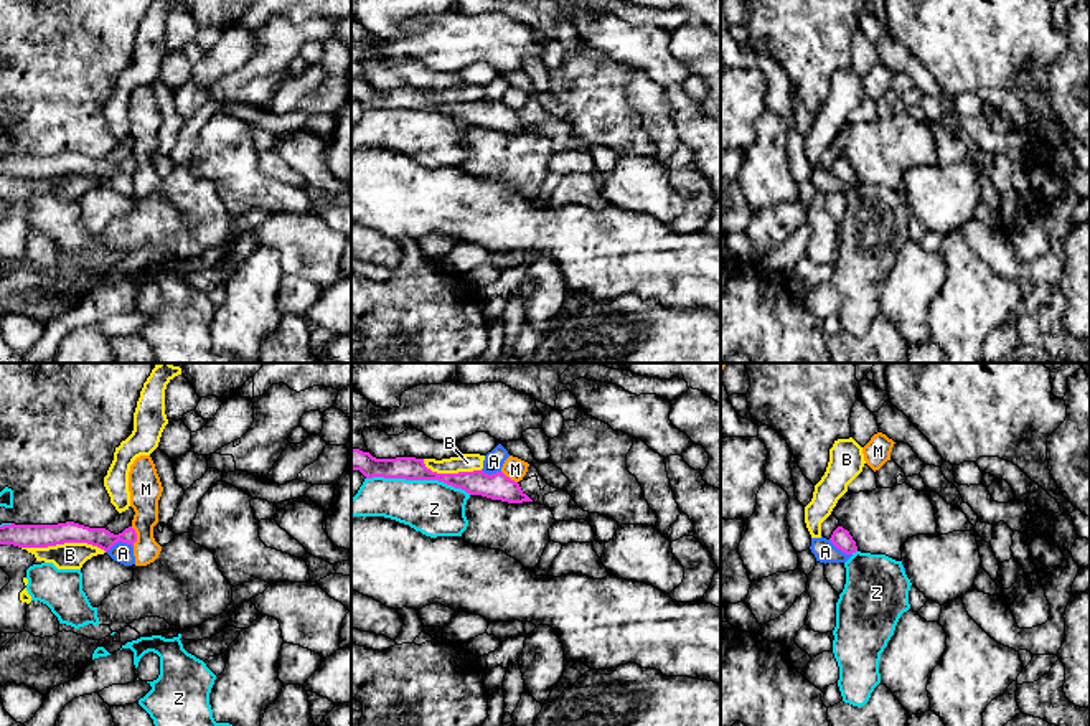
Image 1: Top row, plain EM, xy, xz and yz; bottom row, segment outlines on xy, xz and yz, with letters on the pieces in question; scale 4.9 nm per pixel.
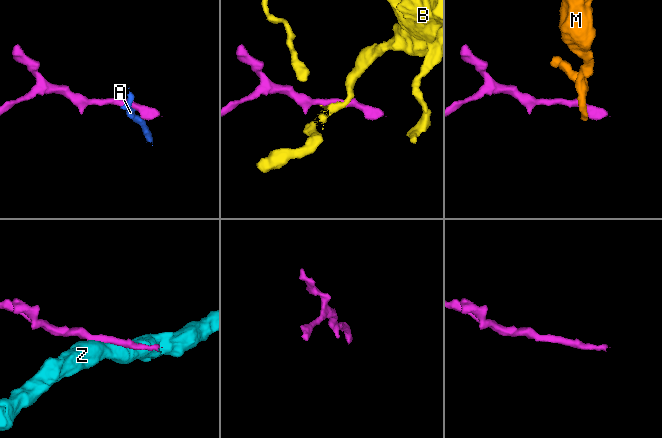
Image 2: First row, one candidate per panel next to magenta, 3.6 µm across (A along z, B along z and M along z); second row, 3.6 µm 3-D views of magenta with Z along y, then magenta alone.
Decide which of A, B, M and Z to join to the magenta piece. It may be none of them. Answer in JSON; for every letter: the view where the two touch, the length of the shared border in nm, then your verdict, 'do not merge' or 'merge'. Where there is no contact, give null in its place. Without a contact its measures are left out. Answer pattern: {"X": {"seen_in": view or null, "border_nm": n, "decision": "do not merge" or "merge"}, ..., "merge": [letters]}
{"A": {"seen_in": "xy", "border_nm": 140, "decision": "do not merge"}, "B": {"seen_in": "xy", "border_nm": 420, "decision": "do not merge"}, "M": {"seen_in": "xy", "border_nm": 100, "decision": "do not merge"}, "Z": {"seen_in": "xz", "border_nm": 500, "decision": "do not merge"}, "merge": []}

